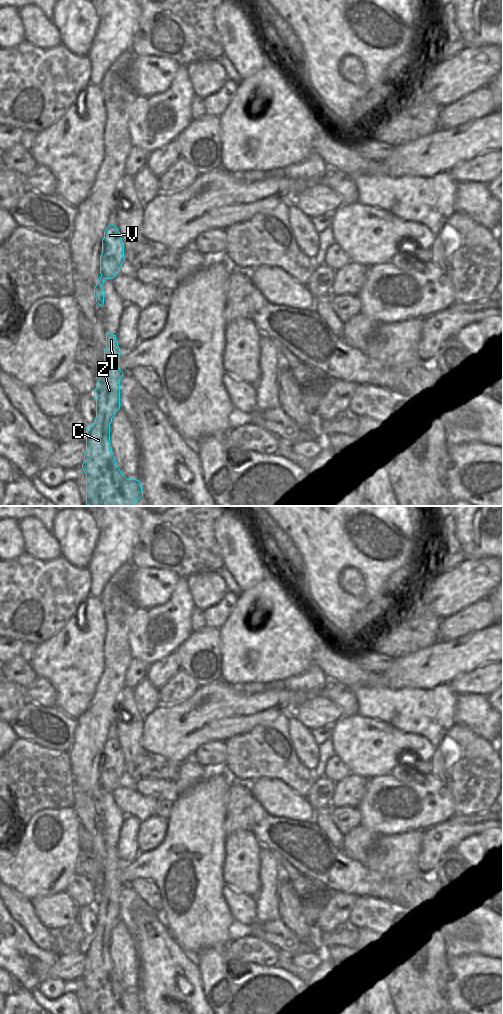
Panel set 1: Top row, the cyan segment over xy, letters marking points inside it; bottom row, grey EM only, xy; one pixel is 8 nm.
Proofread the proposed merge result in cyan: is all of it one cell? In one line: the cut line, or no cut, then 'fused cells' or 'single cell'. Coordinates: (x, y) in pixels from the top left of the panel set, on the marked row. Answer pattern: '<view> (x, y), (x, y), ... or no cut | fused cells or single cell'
xy (101, 275), (106, 278) | fused cells

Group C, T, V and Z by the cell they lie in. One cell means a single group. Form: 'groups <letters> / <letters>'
groups C T Z / V

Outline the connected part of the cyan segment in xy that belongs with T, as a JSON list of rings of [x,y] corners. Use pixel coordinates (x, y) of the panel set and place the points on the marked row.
[[[106,332],[106,350],[102,376],[96,383],[96,418],[86,430],[86,452],[82,468],[86,474],[86,504],[88,506],[134,506],[143,496],[142,486],[137,479],[127,479],[116,464],[110,446],[110,424],[120,409],[120,380],[123,372],[118,366],[121,350],[116,335]]]

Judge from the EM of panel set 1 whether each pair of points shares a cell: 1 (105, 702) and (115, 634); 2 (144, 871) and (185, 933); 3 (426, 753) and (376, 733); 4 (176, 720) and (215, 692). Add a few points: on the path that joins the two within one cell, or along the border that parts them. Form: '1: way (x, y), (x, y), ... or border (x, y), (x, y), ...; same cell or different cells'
1: way (110, 685), (115, 670), (115, 651); same cell
2: way (178, 846), (187, 846), (203, 855), (196, 898); same cell
3: way (414, 746), (408, 744), (388, 744); same cell
4: way (186, 712), (199, 711), (207, 703); same cell

